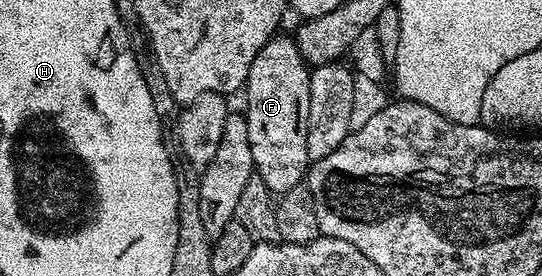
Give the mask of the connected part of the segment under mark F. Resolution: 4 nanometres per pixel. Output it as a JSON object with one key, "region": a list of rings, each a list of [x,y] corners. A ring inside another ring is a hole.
{"region":[[[276,34],[271,37],[270,42],[263,47],[257,54],[257,58],[253,58],[253,66],[249,66],[249,74],[247,75],[247,83],[245,85],[245,93],[247,92],[247,109],[245,115],[247,125],[249,126],[249,150],[253,150],[253,162],[257,175],[264,180],[265,186],[272,194],[282,194],[290,190],[293,186],[304,183],[305,177],[309,171],[309,161],[307,158],[307,123],[309,122],[309,82],[311,81],[311,73],[309,65],[303,60],[302,54],[299,53],[298,46],[290,35]]]}

